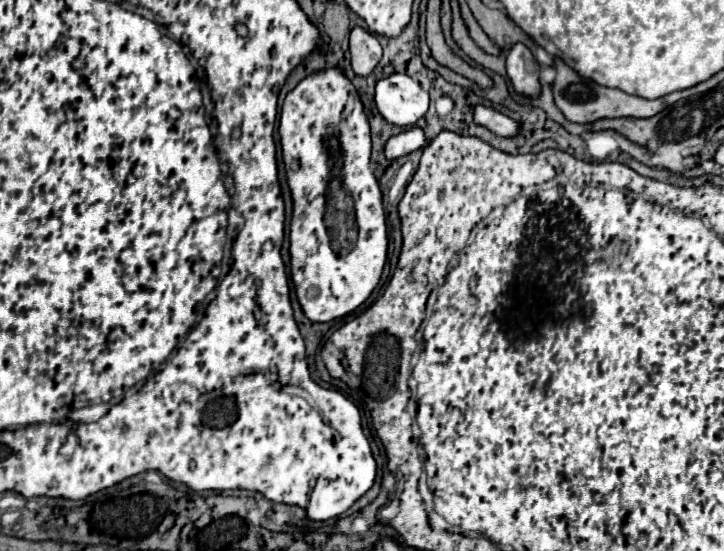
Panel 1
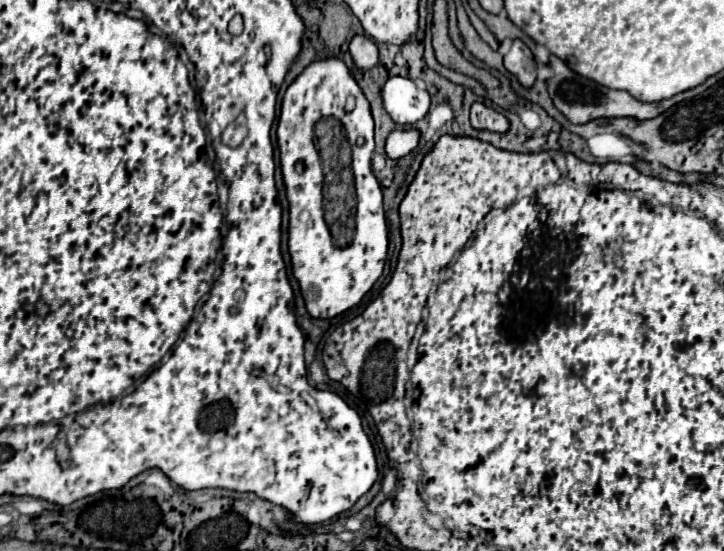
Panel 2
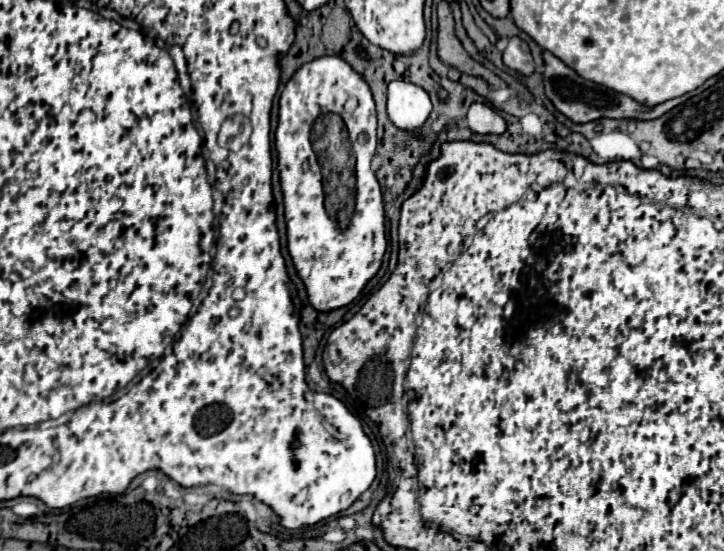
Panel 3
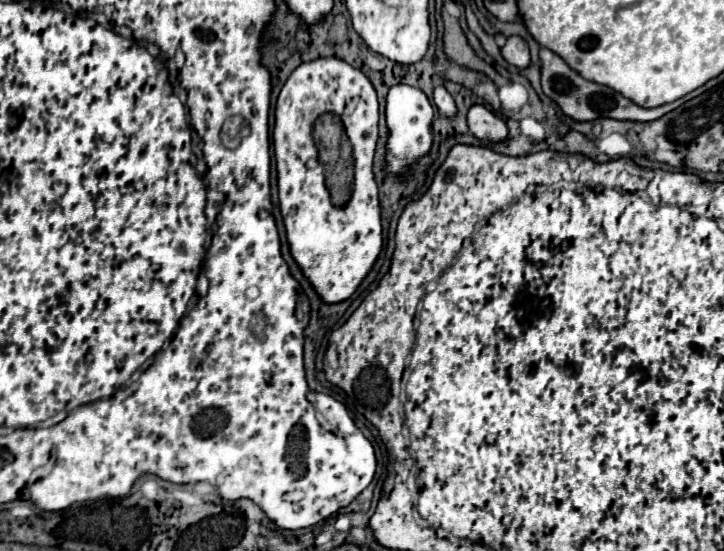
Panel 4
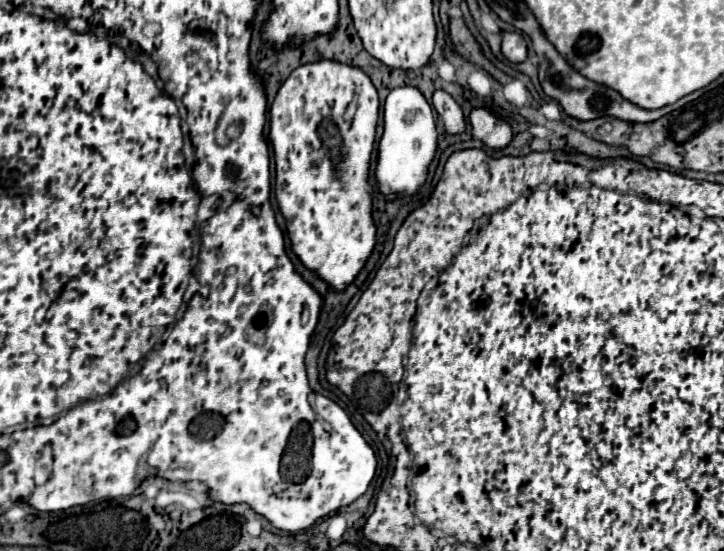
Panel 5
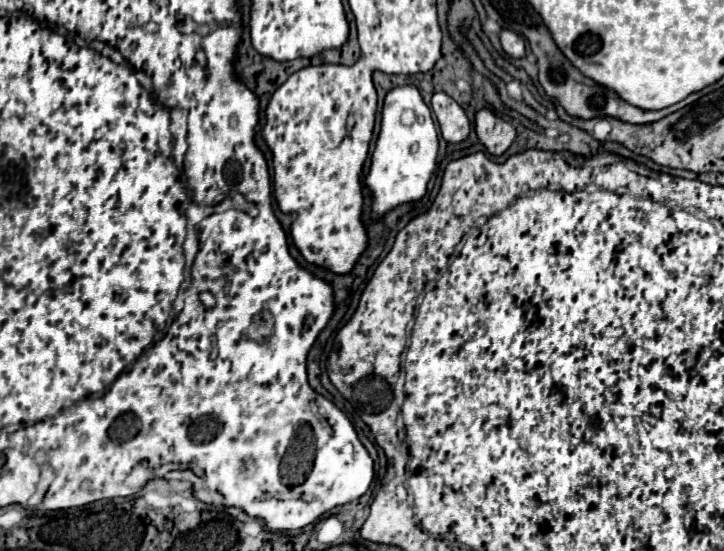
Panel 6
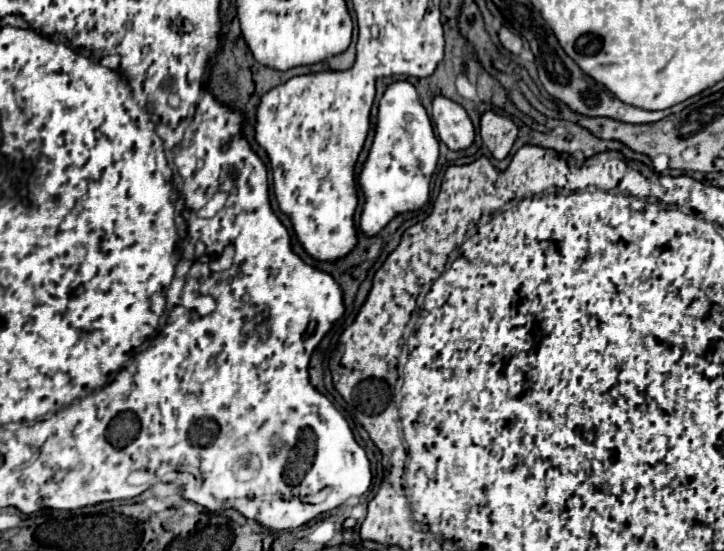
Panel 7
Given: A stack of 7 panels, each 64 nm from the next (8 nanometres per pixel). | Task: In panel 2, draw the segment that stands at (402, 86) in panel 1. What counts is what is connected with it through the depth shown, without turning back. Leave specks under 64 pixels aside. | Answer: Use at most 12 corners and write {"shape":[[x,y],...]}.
{"shape":[[388,78],[380,95],[400,126],[428,114],[428,92],[410,78]]}

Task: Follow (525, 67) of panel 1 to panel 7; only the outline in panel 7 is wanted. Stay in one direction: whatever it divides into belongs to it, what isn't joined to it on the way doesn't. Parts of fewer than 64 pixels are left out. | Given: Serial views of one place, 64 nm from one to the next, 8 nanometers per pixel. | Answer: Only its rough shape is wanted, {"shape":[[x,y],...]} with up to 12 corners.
{"shape":[[502,26],[500,44],[508,52],[518,54],[522,40],[518,34]]}

